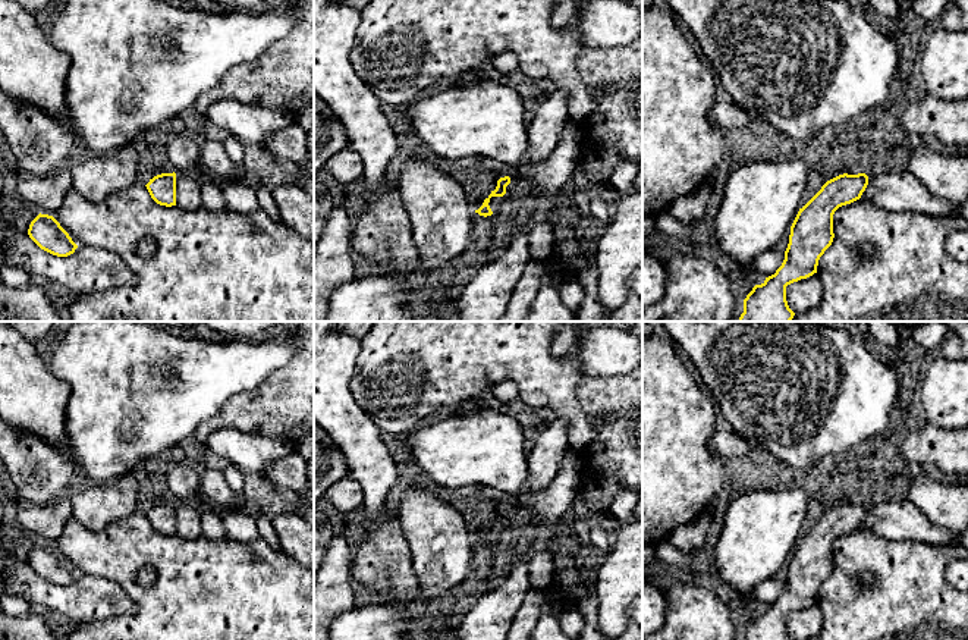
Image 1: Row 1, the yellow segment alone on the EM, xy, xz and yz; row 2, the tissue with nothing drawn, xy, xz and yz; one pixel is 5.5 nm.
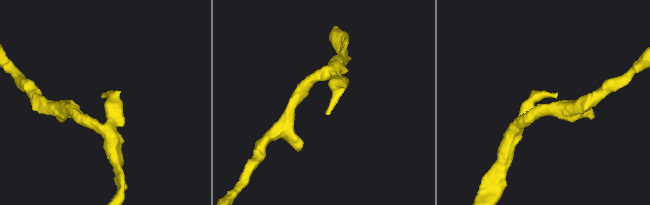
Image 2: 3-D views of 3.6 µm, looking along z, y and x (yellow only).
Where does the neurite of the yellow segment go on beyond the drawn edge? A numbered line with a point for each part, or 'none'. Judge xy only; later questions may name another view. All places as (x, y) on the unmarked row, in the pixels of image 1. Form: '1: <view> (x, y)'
none

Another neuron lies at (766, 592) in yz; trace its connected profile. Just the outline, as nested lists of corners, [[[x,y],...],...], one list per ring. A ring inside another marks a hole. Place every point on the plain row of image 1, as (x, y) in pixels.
[[[771,578],[761,581],[755,587],[754,596],[760,603],[769,606],[776,602],[776,599],[782,594],[783,589],[785,589],[785,581]]]

